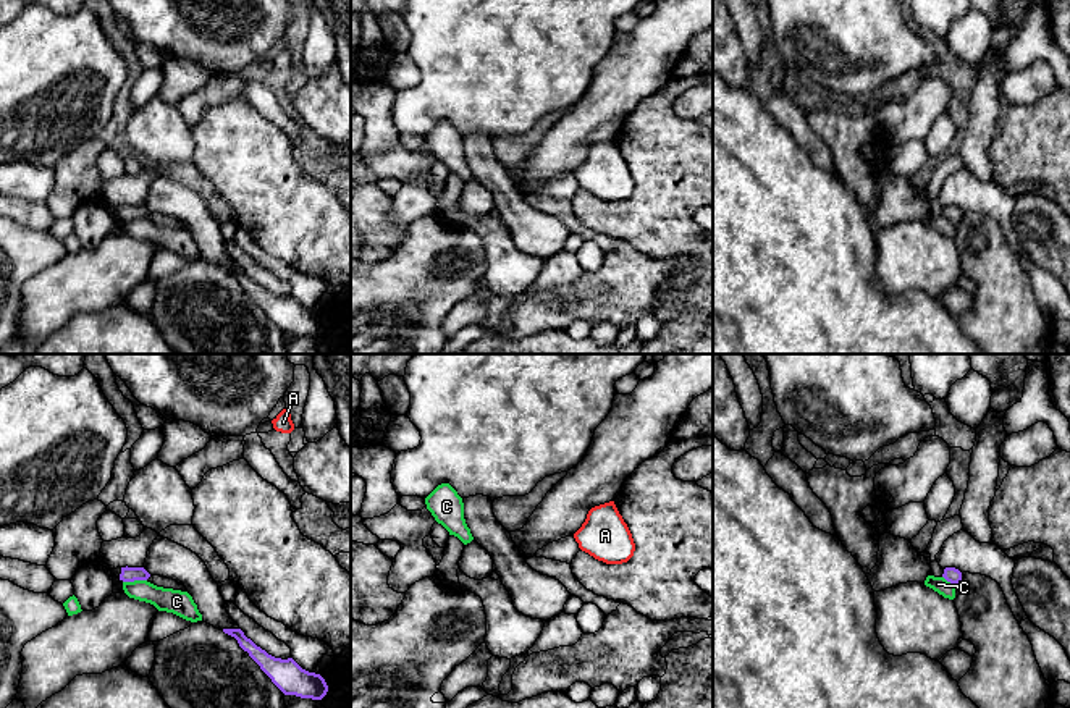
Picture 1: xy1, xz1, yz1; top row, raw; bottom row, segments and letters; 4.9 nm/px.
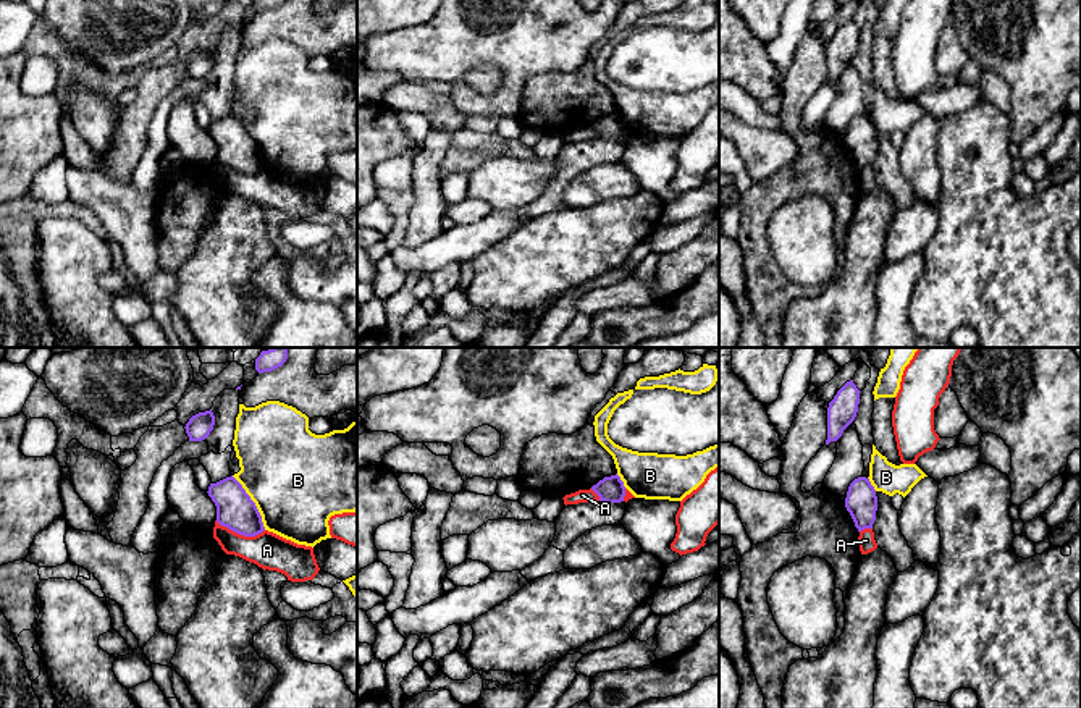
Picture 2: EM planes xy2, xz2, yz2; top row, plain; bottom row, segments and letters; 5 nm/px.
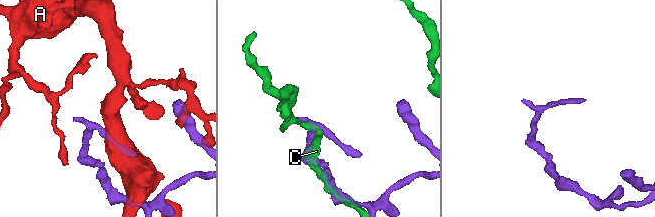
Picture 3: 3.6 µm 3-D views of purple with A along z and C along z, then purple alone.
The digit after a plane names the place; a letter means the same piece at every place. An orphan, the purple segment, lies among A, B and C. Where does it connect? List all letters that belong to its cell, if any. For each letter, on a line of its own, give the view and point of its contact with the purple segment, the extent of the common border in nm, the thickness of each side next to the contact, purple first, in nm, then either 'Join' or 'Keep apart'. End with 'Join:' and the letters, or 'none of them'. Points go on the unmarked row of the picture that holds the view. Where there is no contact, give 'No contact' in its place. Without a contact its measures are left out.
A: Touches purple at xy2 (239, 172). Shared border 260 nm. Thickness 190 nm (purple) against 180 nm. Keep apart
B: Touches purple at xy2 (254, 141). Shared border 320 nm. Thickness 190 nm (purple) against 480 nm. Keep apart
C: Touches purple at xy1 (134, 217). Shared border 120 nm. Thickness 80 nm (purple) against 120 nm. Keep apart
Join: none of them

